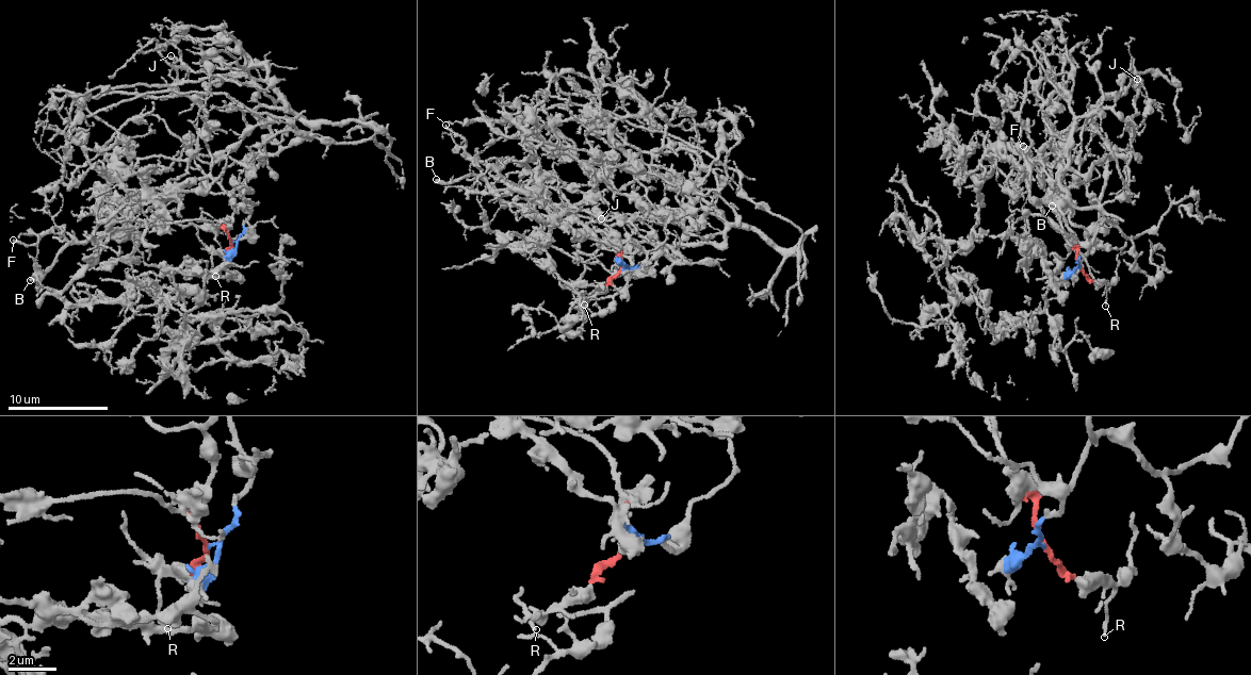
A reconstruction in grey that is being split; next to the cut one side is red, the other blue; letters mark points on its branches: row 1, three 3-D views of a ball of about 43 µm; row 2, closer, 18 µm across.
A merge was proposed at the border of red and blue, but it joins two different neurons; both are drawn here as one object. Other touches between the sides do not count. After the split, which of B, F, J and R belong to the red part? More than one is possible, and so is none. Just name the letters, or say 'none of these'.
B, F, R

